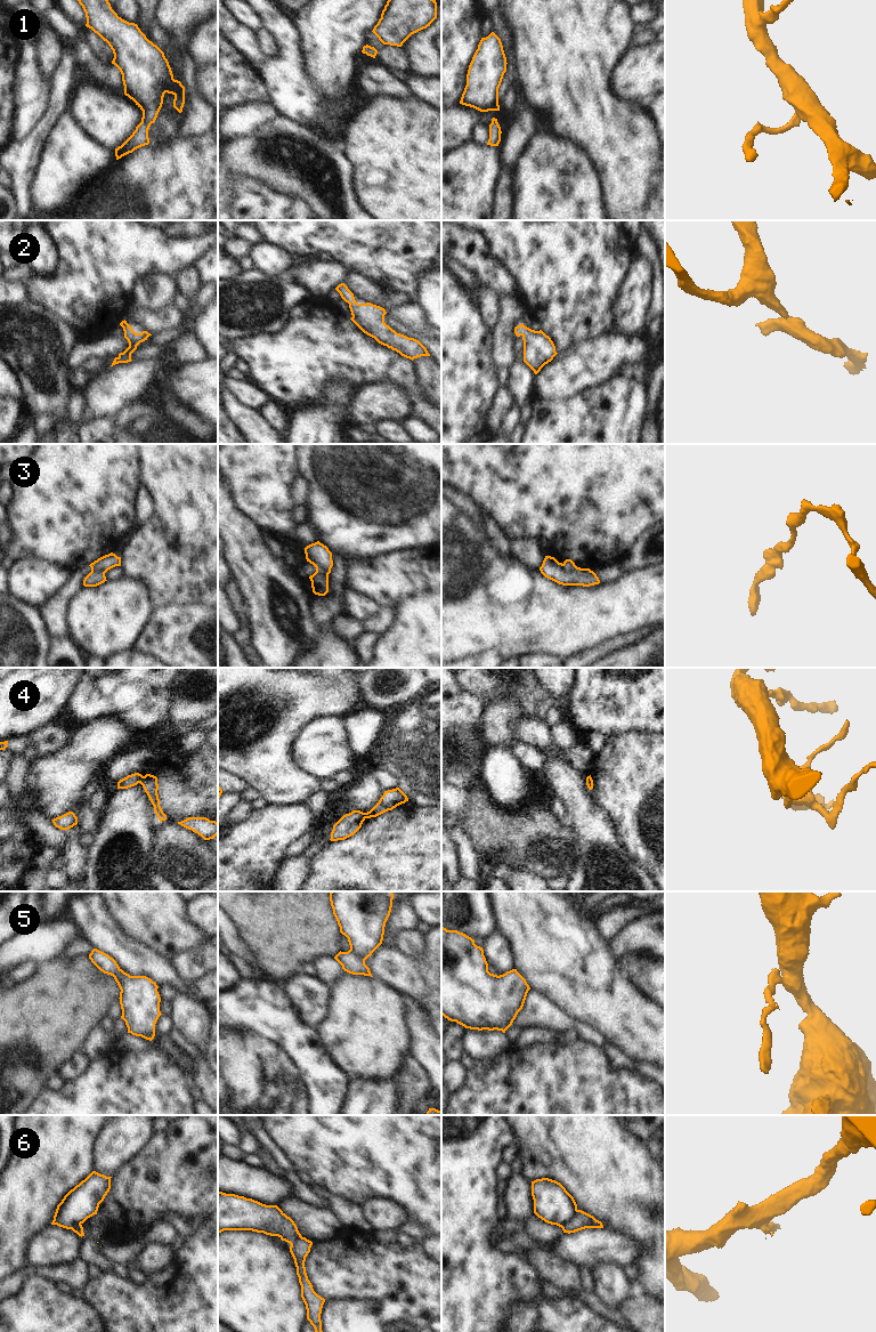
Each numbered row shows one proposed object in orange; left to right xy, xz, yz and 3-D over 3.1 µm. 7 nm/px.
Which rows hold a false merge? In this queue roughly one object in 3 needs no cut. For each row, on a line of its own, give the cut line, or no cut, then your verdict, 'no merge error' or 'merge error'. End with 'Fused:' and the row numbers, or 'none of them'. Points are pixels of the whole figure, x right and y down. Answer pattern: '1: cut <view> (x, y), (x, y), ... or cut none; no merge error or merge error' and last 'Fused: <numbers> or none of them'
1: cut none; no merge error
2: cut none; no merge error
3: cut yz (562, 564), (567, 570), (573, 570), (576, 566); merge error
4: cut xy (143, 776), (139, 782); merge error
5: cut none; no merge error
6: cut yz (577, 1210), (561, 1227); merge error
Fused: 3, 4, 6

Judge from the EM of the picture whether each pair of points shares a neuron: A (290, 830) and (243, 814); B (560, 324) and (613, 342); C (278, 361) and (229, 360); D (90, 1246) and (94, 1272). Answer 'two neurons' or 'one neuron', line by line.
A: two neurons
B: two neurons
C: two neurons
D: two neurons

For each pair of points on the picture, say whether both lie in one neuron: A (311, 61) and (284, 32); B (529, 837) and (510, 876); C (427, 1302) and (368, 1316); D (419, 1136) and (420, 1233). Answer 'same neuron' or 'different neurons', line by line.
A: different neurons
B: different neurons
C: different neurons
D: different neurons

